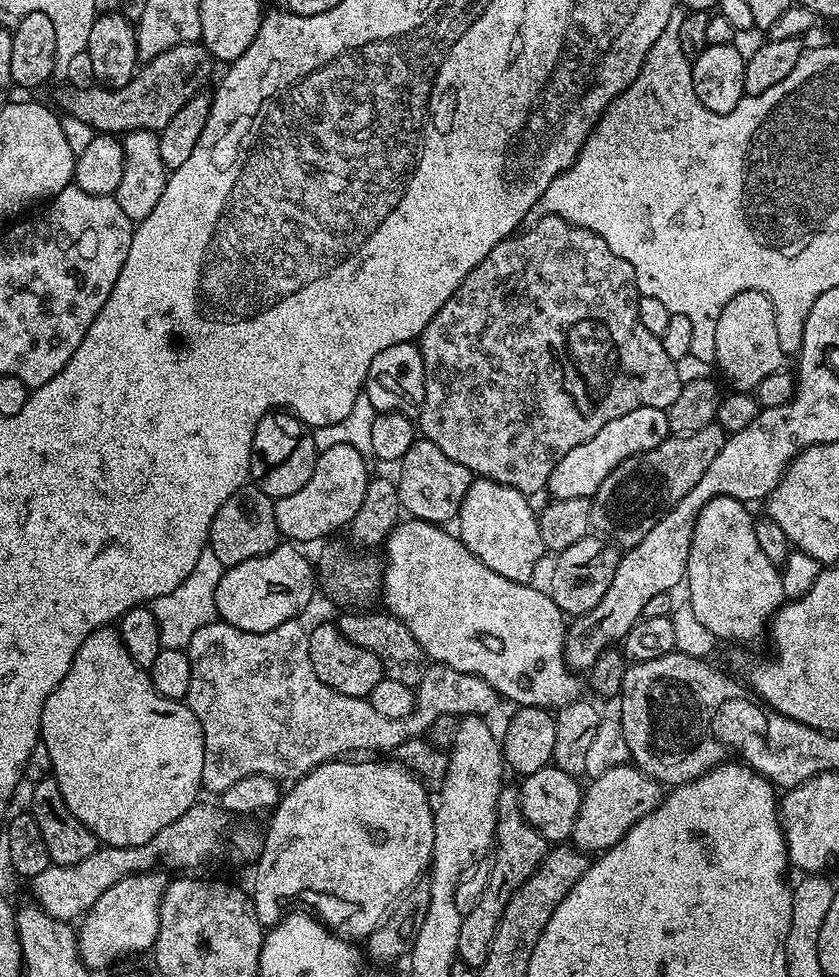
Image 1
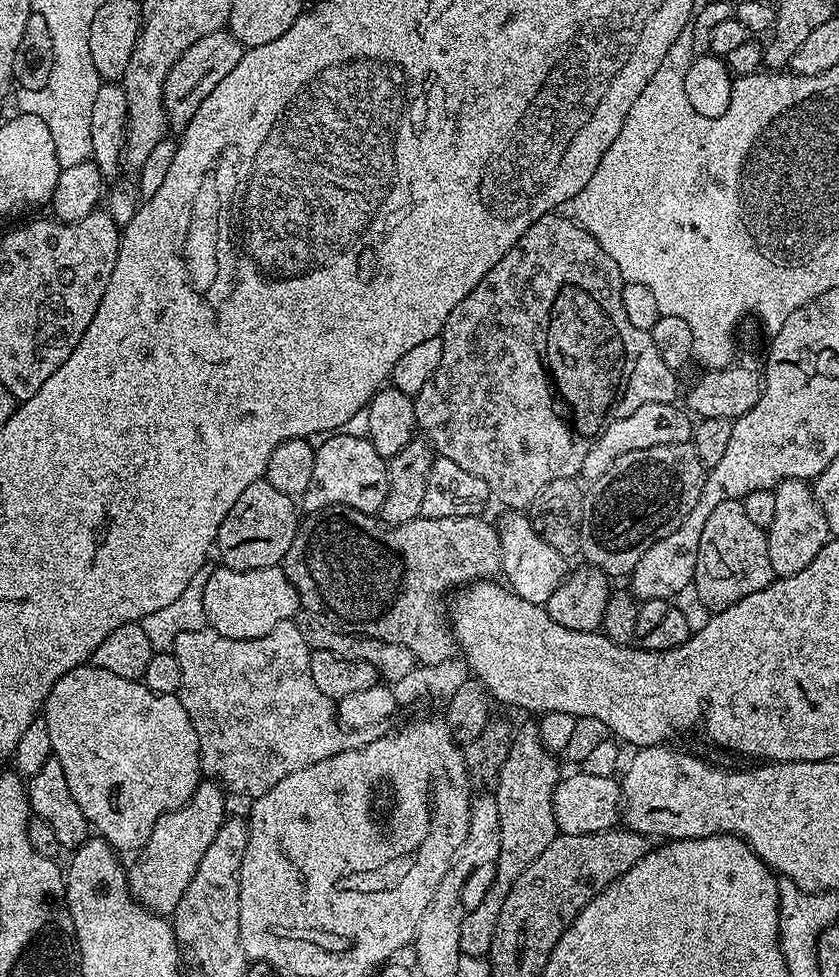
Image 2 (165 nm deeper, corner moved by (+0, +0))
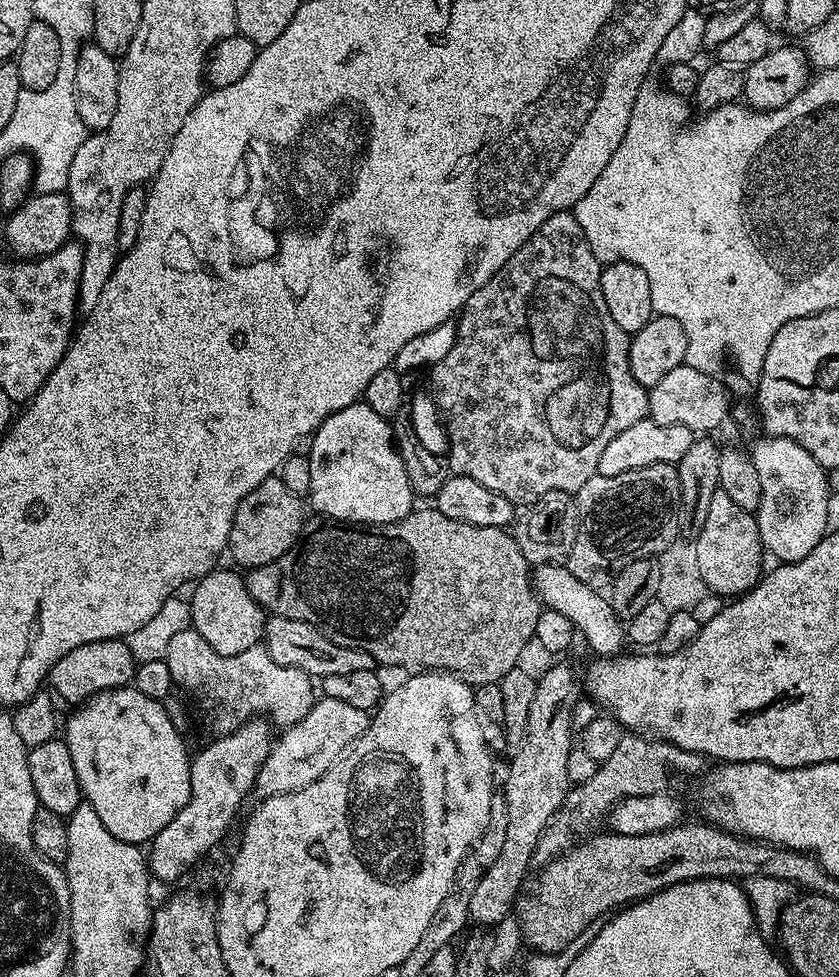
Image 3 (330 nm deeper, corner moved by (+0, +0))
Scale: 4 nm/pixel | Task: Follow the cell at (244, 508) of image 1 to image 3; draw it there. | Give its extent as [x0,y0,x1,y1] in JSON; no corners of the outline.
[227,474,306,570]

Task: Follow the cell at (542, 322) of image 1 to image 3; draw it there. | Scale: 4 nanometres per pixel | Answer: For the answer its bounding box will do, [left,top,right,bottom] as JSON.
[430,211,649,506]

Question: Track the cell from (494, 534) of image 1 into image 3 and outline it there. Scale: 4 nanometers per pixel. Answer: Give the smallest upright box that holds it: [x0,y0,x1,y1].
[532,564,626,658]

